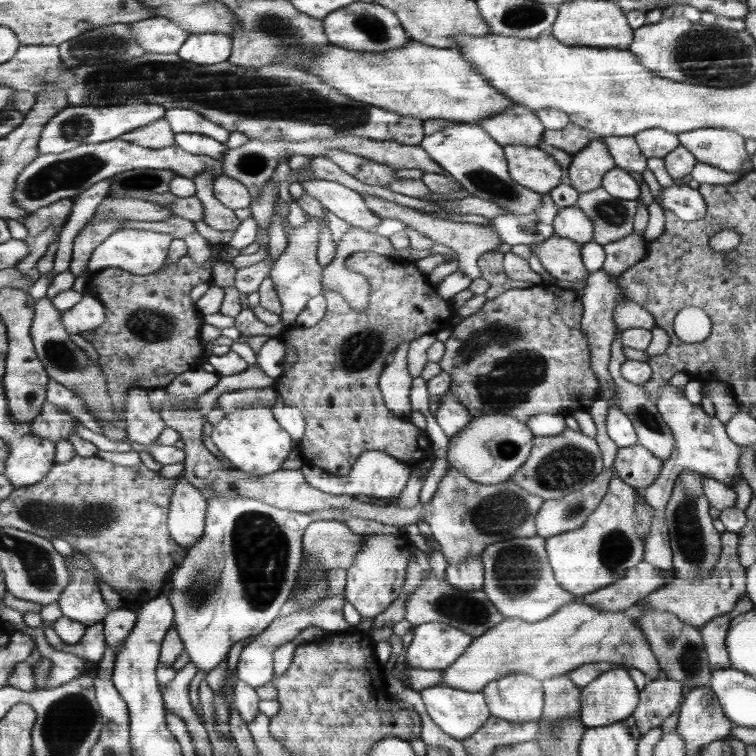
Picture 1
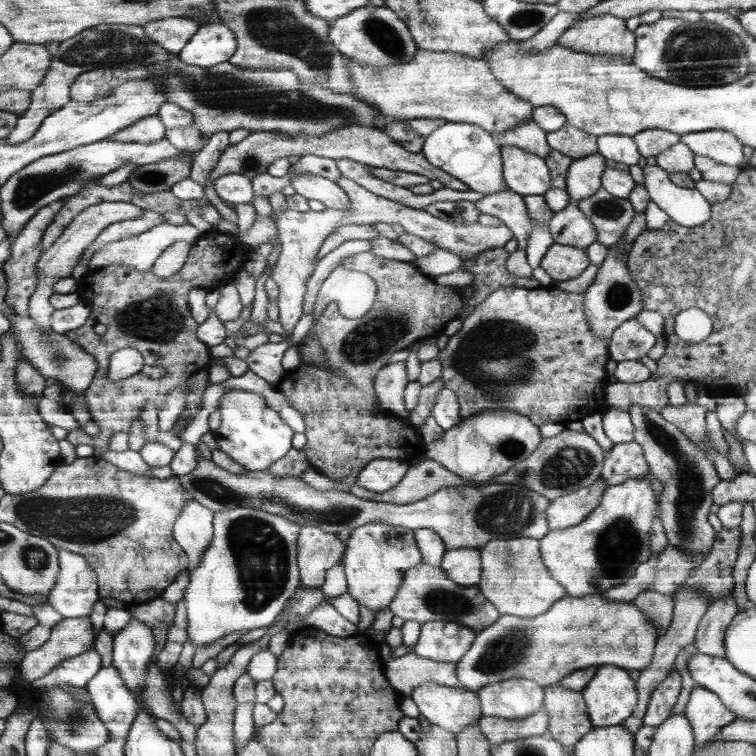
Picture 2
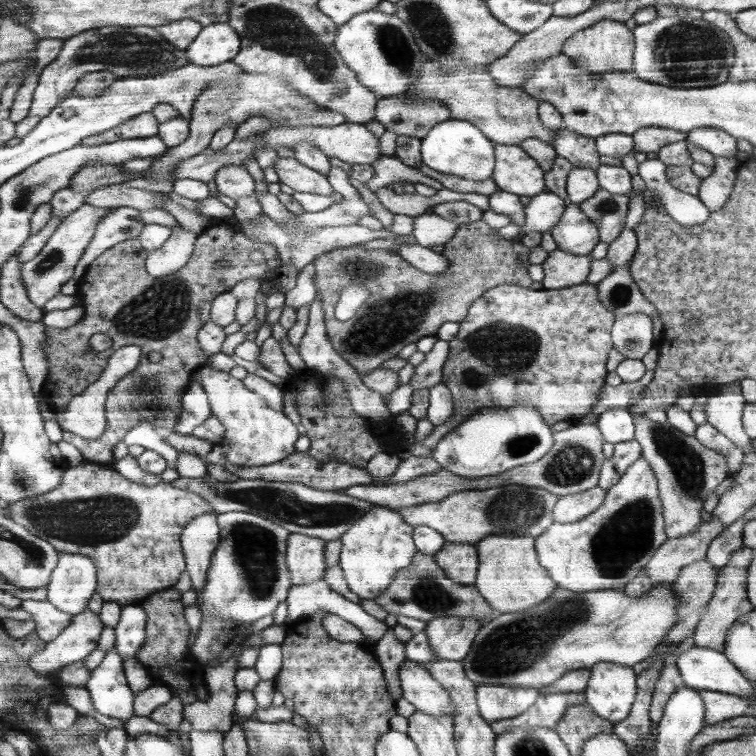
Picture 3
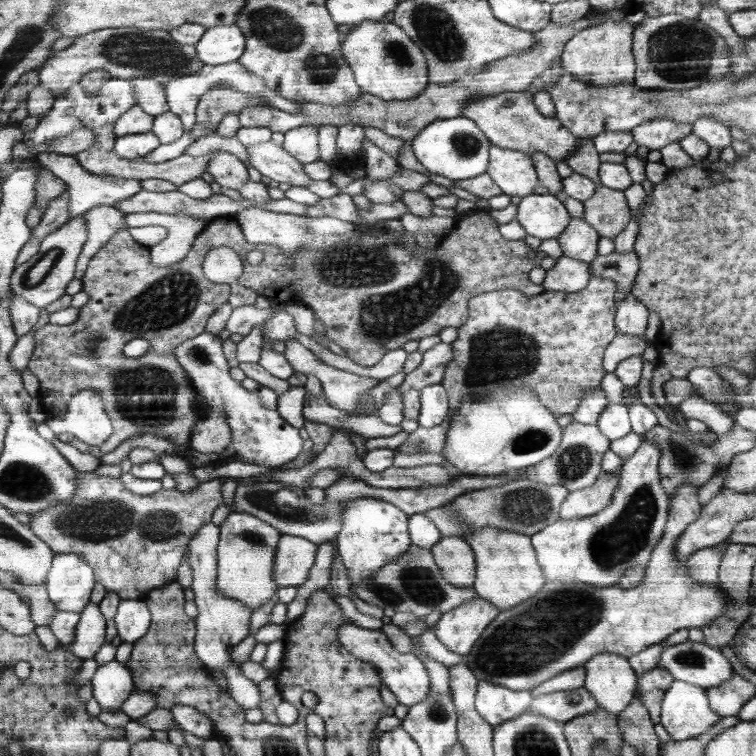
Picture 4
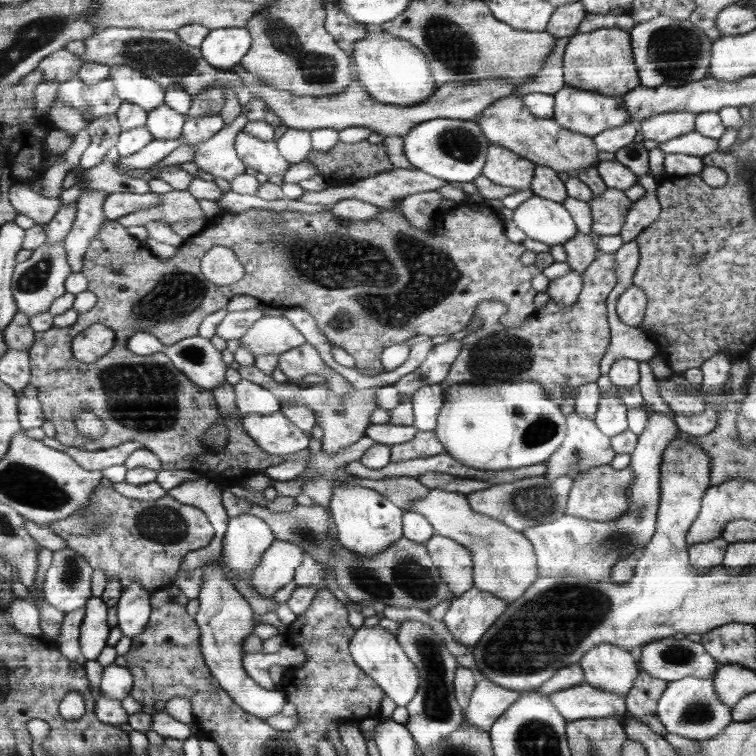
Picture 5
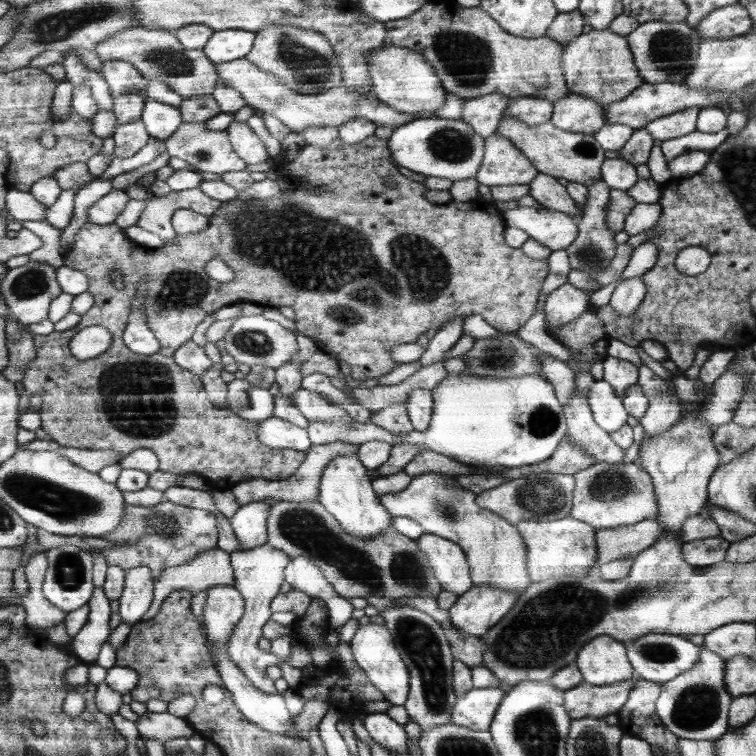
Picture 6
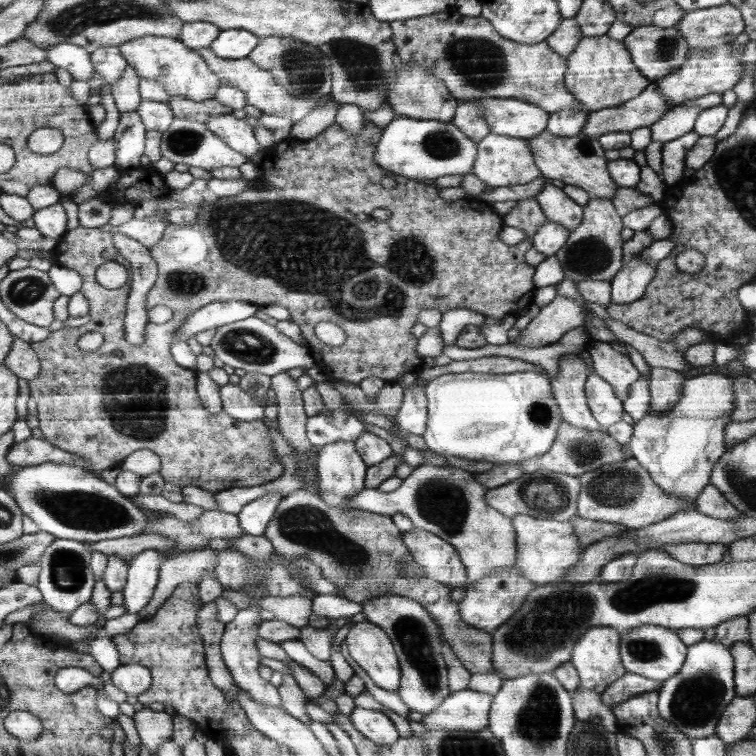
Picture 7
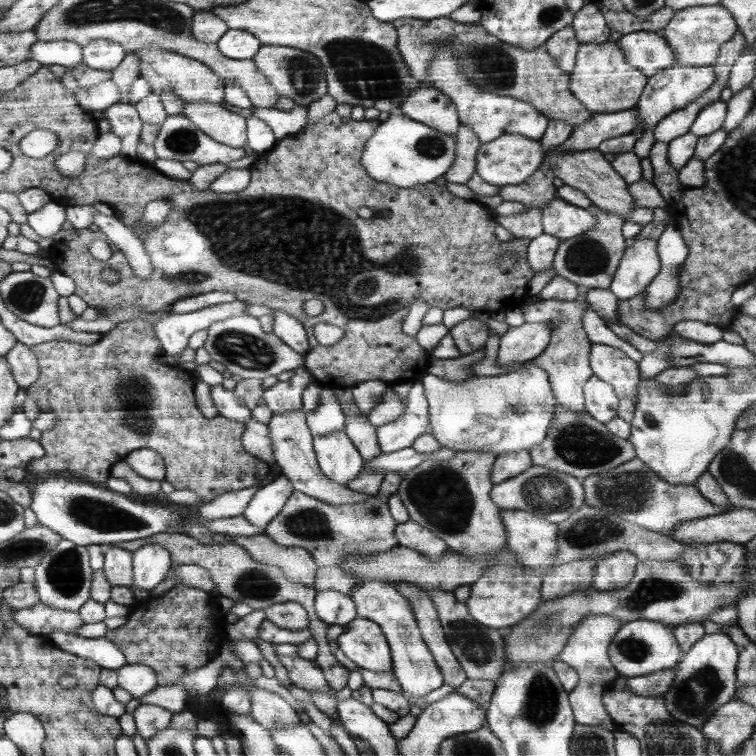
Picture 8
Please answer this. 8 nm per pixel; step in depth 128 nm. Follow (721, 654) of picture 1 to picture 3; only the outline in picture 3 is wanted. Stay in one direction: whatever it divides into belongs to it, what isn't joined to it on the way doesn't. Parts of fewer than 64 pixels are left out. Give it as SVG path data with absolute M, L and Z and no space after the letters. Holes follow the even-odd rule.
M742 546L733 552L732 559L728 564L724 564L724 568L720 568L716 579L714 594L710 598L705 613L701 616L694 631L694 642L696 646L704 648L713 648L718 652L723 652L726 646L726 637L728 629L738 617L754 610L753 604L747 597L747 580L748 565L754 556L754 550L749 547Z

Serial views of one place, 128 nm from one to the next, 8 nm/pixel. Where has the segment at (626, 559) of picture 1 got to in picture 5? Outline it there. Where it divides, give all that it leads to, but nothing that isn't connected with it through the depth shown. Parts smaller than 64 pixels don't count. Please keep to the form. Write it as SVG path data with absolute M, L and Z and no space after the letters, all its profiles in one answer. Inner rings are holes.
M648 413L648 423L635 450L630 453L634 479L628 485L628 509L614 520L597 521L568 514L541 526L532 526L523 534L534 545L540 577L568 576L586 577L587 580L609 580L611 569L618 560L633 555L641 556L646 544L654 536L660 506L660 468L666 446L680 430L674 420L662 413Z

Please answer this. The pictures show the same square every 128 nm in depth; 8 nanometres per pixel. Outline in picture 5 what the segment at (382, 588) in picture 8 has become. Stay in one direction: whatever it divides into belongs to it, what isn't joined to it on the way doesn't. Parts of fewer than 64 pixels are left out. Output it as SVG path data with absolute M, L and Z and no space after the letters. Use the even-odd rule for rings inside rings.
M404 620L398 622L398 634L395 637L402 645L404 652L419 668L419 692L410 703L406 704L408 710L407 728L411 730L416 745L422 753L431 750L442 743L444 738L452 735L463 724L463 710L455 697L455 672L458 670L456 657L448 652L444 640L428 626L418 620Z

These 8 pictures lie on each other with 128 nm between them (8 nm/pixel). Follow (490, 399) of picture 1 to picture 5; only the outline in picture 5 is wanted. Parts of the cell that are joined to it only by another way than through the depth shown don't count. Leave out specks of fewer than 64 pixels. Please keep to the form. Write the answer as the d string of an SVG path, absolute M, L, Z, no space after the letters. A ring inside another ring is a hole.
M615 253L600 254L593 260L583 273L583 287L577 302L569 308L563 308L559 302L549 302L536 314L528 316L519 326L509 329L500 323L501 319L509 312L505 302L498 300L484 300L476 308L475 317L480 320L480 328L474 330L461 340L461 350L456 360L449 365L450 370L442 384L446 387L456 384L474 384L474 386L492 386L512 382L538 382L544 392L556 402L559 407L565 404L564 388L572 390L570 396L576 398L576 392L582 384L596 382L601 375L600 363L611 343L610 308L608 299L614 290L617 279L615 276ZM418 431L414 438L391 446L391 462L424 458L444 453L444 445L434 432Z

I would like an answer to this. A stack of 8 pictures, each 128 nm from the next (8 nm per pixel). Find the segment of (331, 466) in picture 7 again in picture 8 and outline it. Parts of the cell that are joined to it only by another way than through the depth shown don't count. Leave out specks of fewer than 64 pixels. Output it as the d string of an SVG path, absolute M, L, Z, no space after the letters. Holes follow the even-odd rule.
M342 430L324 436L313 436L317 463L328 480L344 486L364 469L363 455Z

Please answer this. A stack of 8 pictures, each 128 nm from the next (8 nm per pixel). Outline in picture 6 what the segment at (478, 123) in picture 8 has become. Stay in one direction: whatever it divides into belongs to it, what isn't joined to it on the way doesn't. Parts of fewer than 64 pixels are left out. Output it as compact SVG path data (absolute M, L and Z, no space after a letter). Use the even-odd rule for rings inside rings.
M523 96L511 99L502 118L516 117L528 125L540 125L551 120L551 114L555 110L555 103L546 99L546 97Z

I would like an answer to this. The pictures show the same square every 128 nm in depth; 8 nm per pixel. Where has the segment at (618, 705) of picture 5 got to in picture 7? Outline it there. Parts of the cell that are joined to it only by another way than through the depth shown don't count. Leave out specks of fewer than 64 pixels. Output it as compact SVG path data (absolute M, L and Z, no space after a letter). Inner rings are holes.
M626 672L622 678L612 683L606 691L602 691L600 700L608 707L618 706L618 703L626 702L626 700L630 700L640 693L659 690L662 683L662 680L652 680L636 673Z

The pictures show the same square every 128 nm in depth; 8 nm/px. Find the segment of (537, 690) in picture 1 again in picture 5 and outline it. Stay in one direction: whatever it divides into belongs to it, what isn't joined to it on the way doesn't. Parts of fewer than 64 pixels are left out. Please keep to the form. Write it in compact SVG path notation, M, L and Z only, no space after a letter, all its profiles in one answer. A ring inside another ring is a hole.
M488 679L478 681L471 702L463 709L464 719L476 728L489 732L492 725L520 696L521 691L508 690Z

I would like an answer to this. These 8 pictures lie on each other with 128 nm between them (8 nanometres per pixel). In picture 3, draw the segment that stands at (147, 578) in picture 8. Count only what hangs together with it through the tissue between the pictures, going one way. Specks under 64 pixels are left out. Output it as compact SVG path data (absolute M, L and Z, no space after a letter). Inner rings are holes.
M127 605L124 607L122 620L116 626L117 648L123 658L138 659L144 644L147 644L147 628L150 616L143 605Z

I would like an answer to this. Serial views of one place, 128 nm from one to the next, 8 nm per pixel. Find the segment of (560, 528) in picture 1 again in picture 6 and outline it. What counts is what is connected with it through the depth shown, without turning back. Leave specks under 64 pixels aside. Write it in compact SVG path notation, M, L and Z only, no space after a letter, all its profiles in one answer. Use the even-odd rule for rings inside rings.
M600 462L575 474L574 506L571 516L603 528L633 525L658 516L659 502L651 475L636 462L616 464Z

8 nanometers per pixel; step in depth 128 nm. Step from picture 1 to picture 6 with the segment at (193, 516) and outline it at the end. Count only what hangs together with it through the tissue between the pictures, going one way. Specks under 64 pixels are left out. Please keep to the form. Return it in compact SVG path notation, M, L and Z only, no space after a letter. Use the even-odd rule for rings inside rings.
M218 585L208 587L208 596L206 597L206 604L201 615L204 620L204 628L208 628L208 642L212 642L212 652L214 652L214 660L216 660L216 668L219 669L220 678L224 682L224 688L231 692L232 700L235 701L237 708L249 721L260 725L273 733L280 733L290 736L298 736L292 728L292 715L288 712L284 697L282 694L276 692L268 694L252 685L250 681L240 671L236 663L228 656L226 651L226 644L234 626L237 626L238 620L244 614L244 597L236 590L236 587L230 585Z

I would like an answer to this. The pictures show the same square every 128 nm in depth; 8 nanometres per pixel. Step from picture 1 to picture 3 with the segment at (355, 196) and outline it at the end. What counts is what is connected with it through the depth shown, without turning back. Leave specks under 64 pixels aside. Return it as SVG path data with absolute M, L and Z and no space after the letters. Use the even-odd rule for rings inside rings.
M278 156L278 160L274 162L274 169L278 173L279 183L287 184L296 192L322 195L328 201L340 198L340 190L332 186L327 175L308 168L308 165L302 164L296 158Z

